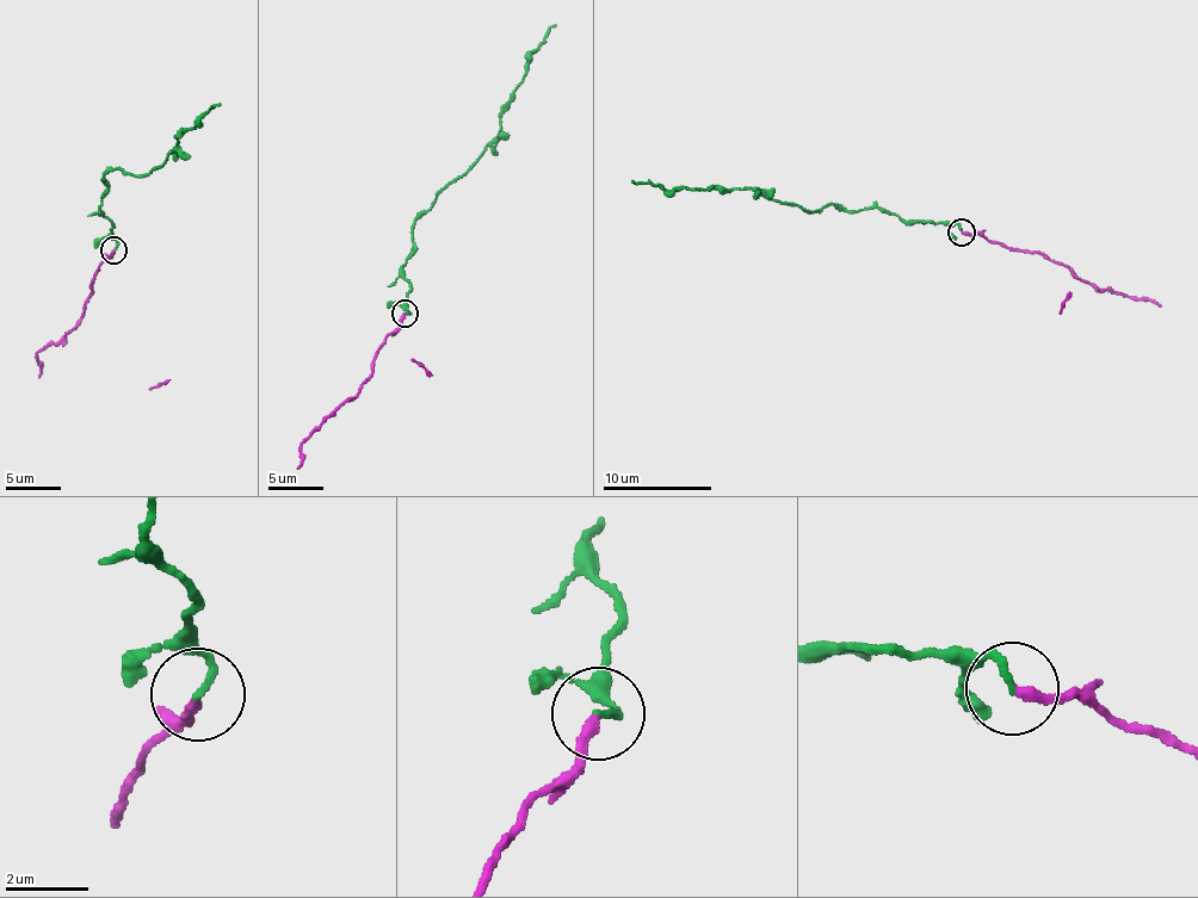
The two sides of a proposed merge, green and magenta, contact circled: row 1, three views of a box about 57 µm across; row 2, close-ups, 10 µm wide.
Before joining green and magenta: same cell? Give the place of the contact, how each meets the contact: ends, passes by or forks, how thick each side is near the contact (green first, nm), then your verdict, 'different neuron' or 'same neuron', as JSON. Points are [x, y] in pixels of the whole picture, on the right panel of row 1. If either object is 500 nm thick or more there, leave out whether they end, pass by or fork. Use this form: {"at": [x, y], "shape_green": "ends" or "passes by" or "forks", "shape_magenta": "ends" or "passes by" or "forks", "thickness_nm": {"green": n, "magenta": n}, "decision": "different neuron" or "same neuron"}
{"at": [962, 231], "shape_green": "ends", "shape_magenta": "ends", "thickness_nm": {"green": 160, "magenta": 220}, "decision": "same neuron"}

